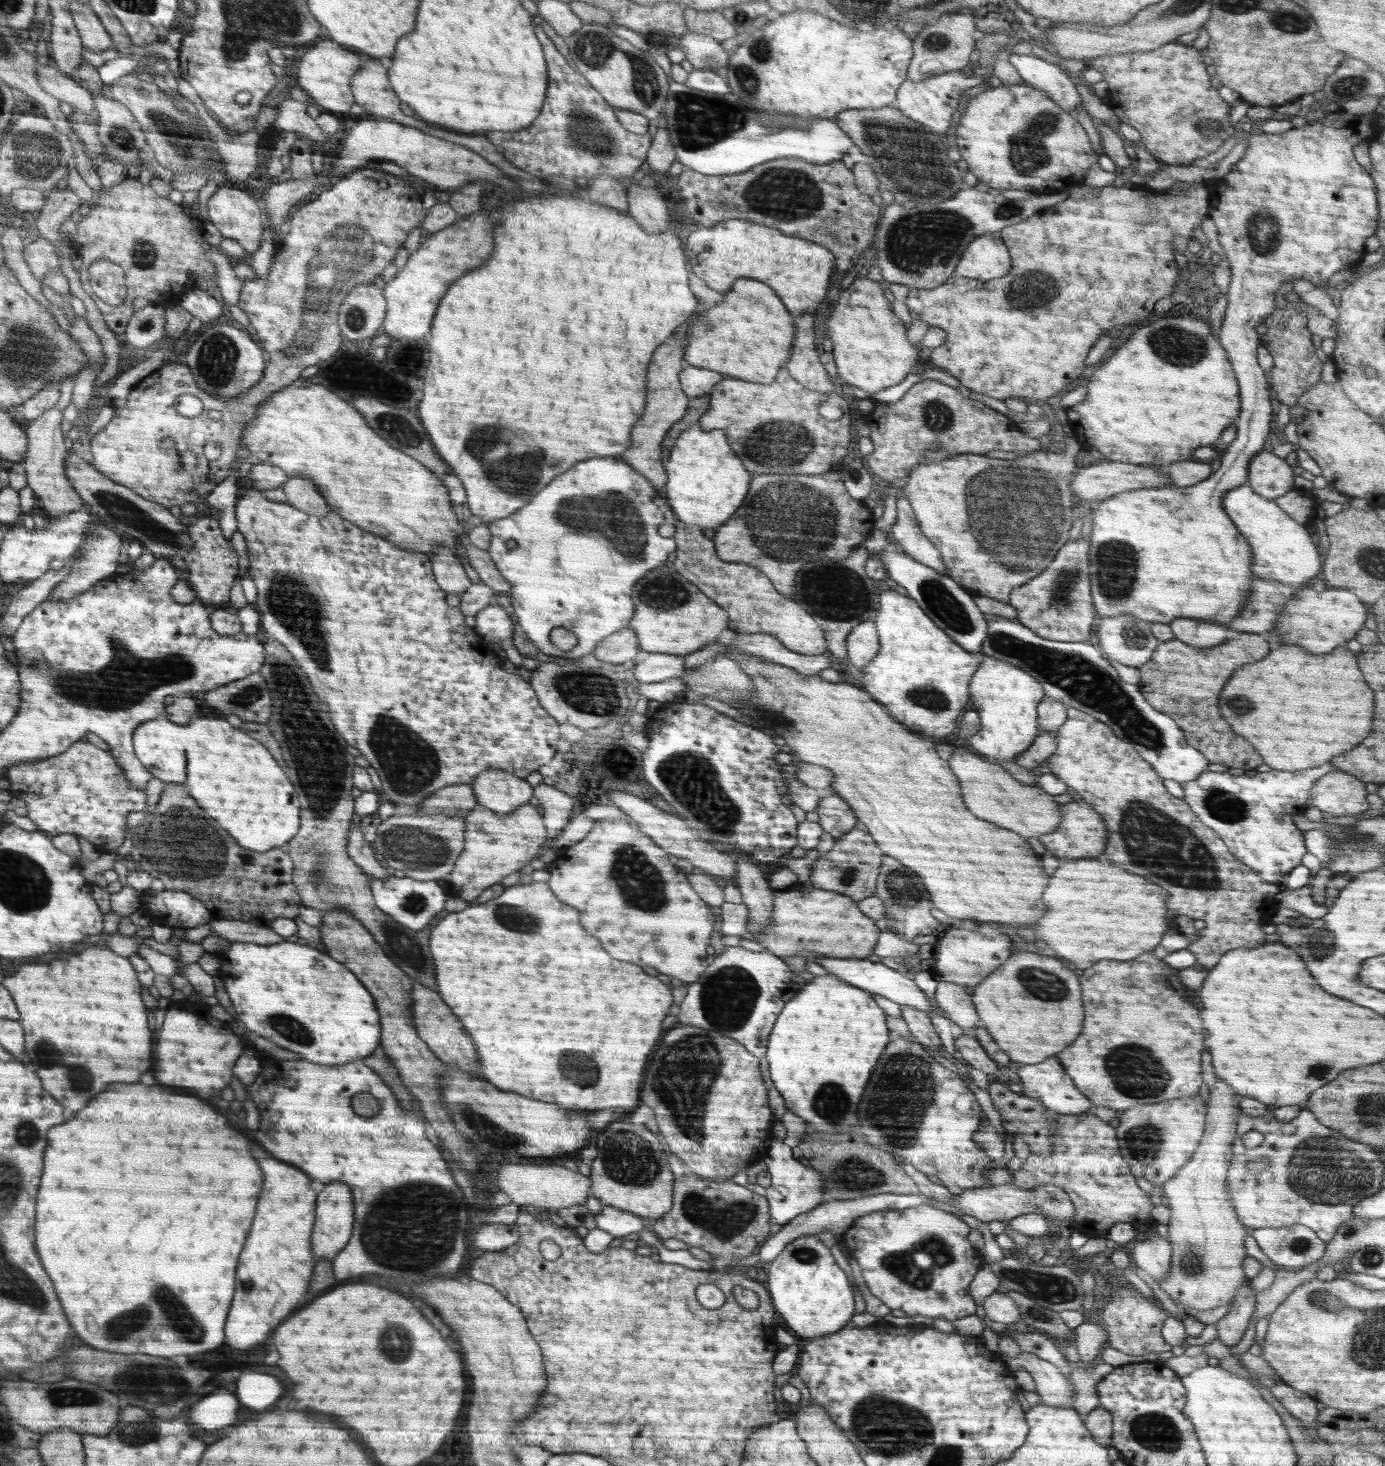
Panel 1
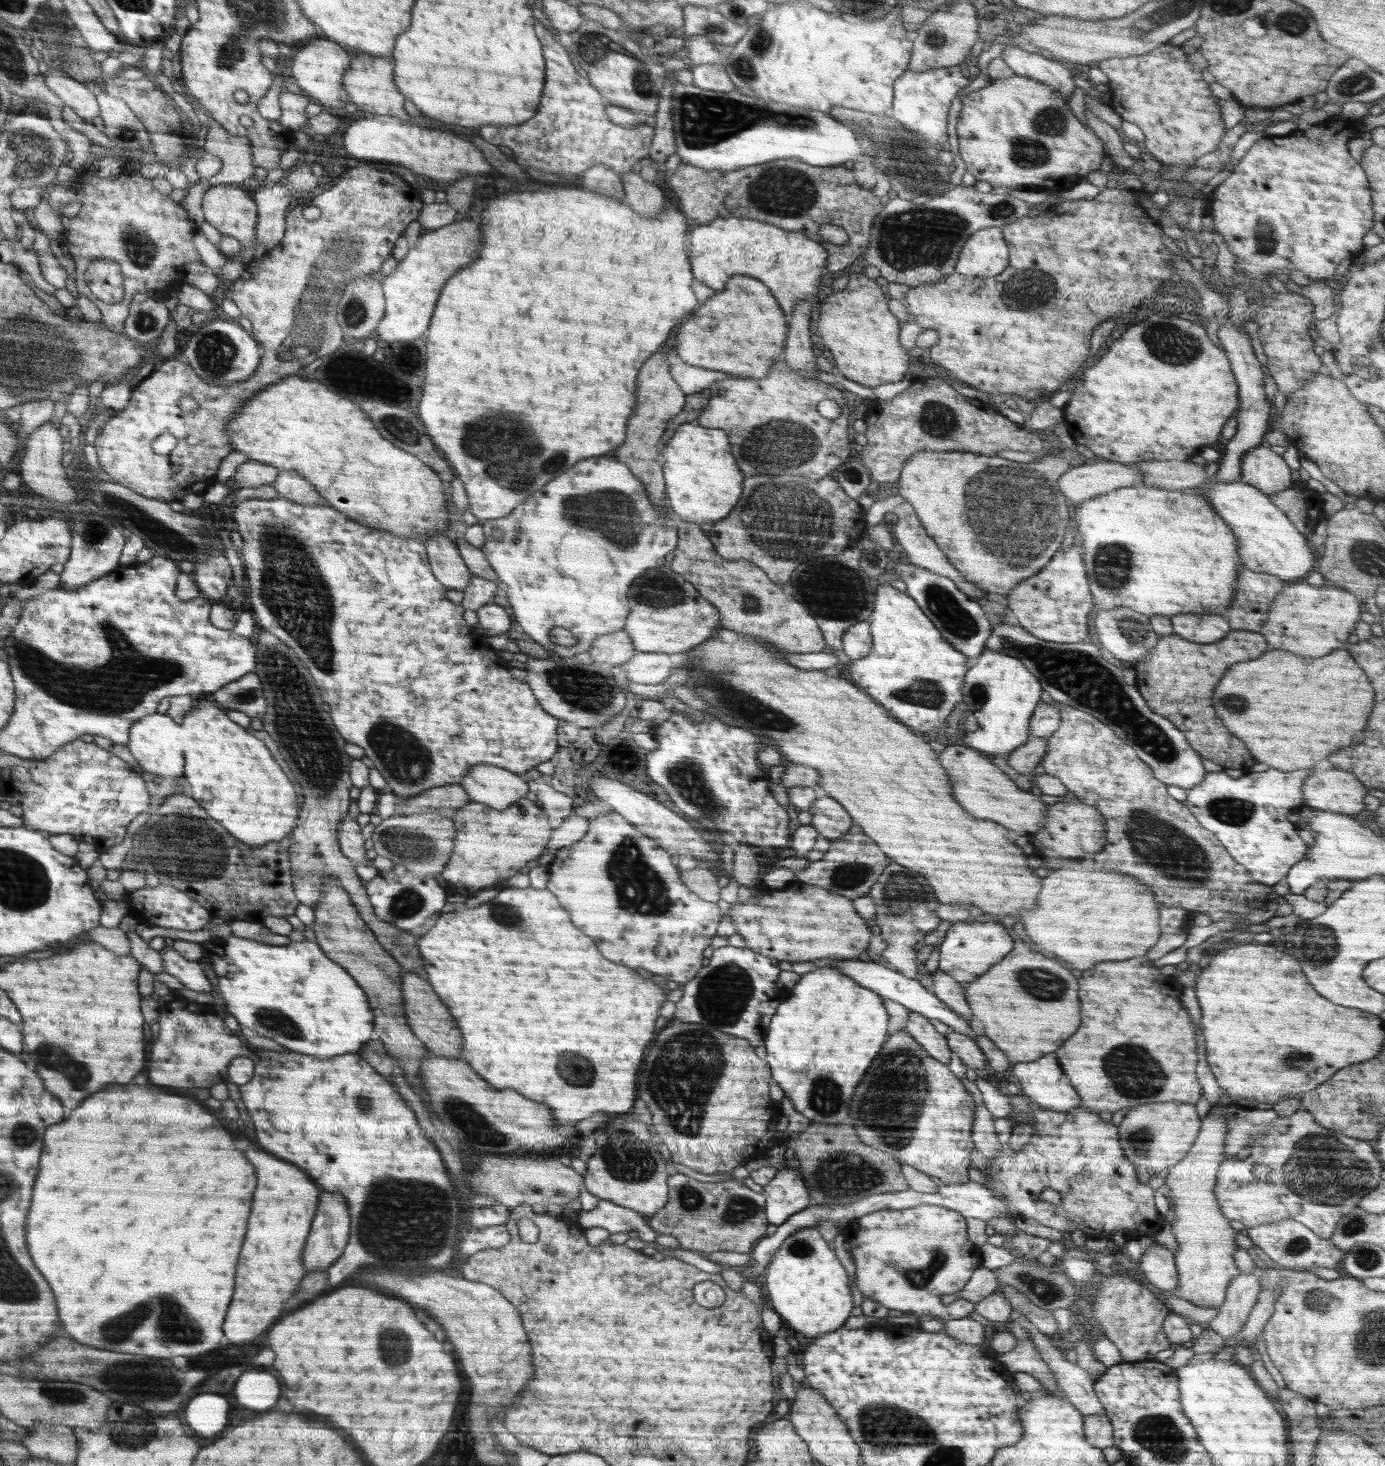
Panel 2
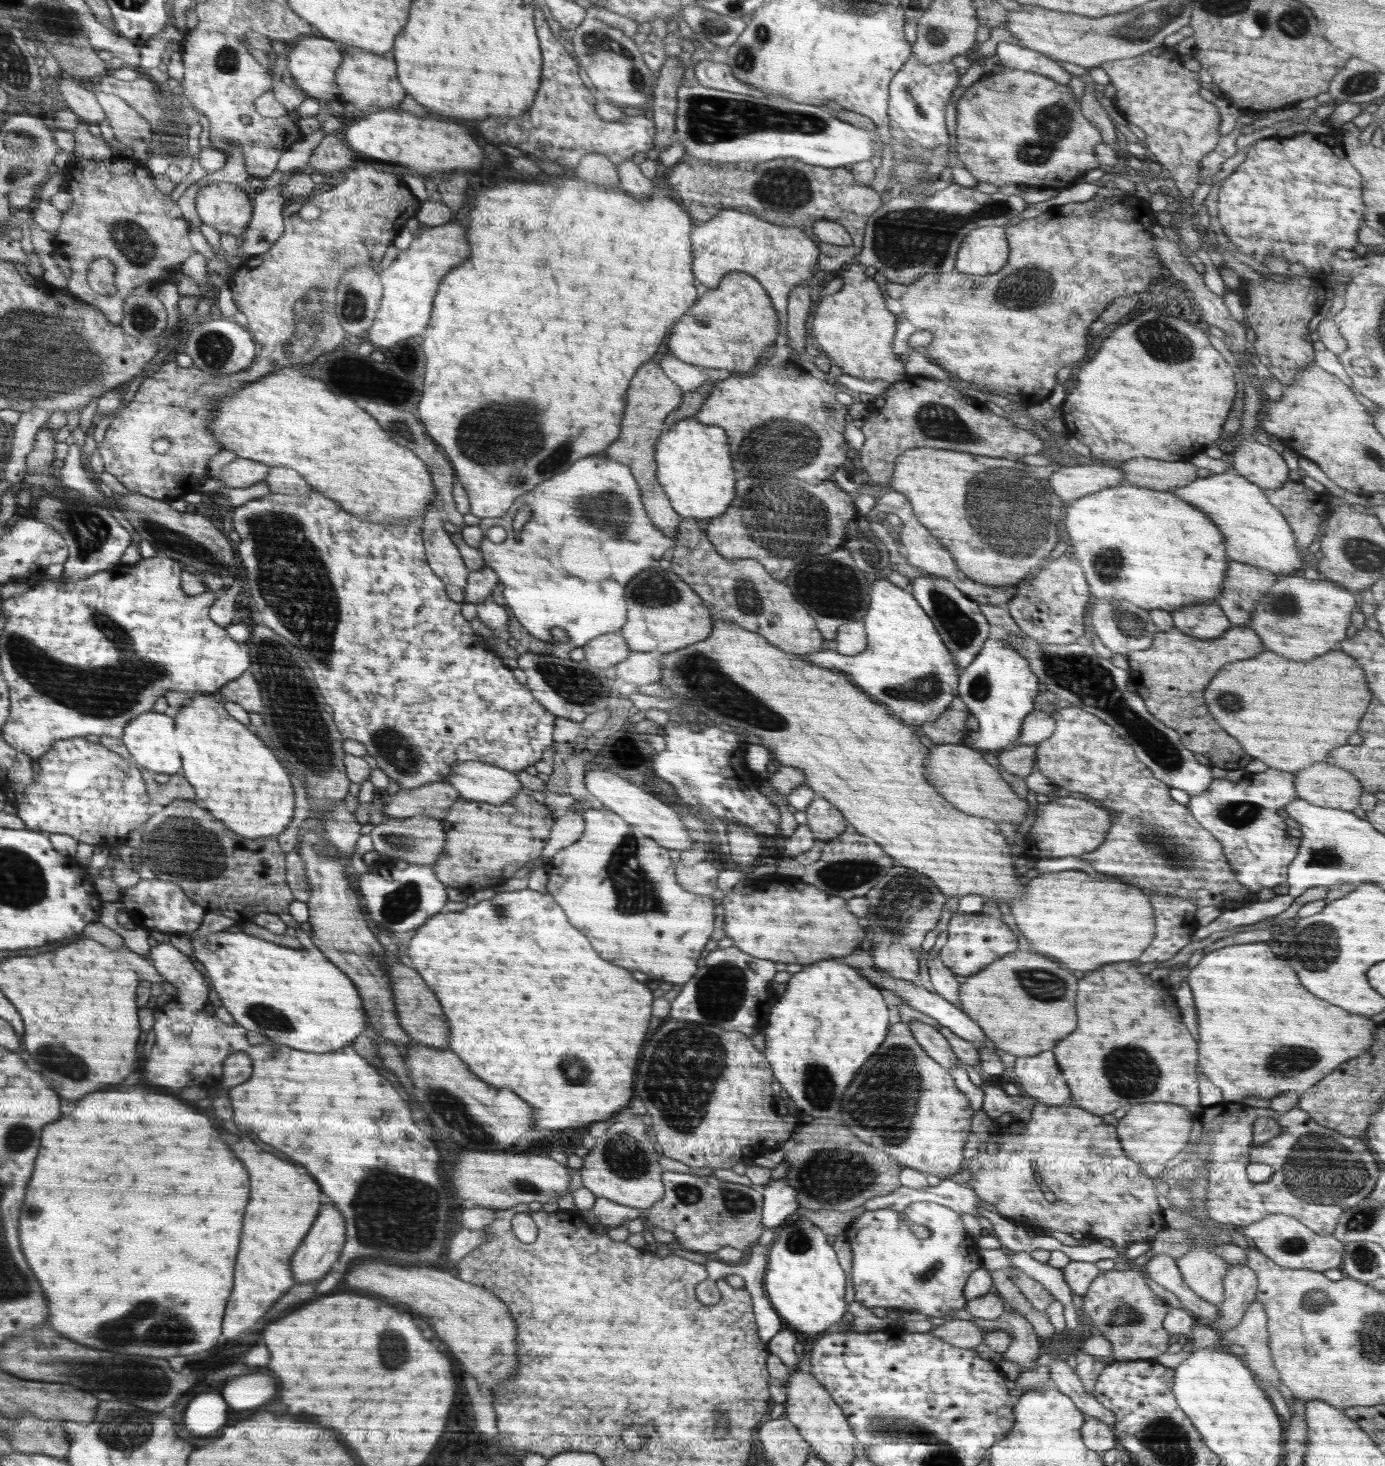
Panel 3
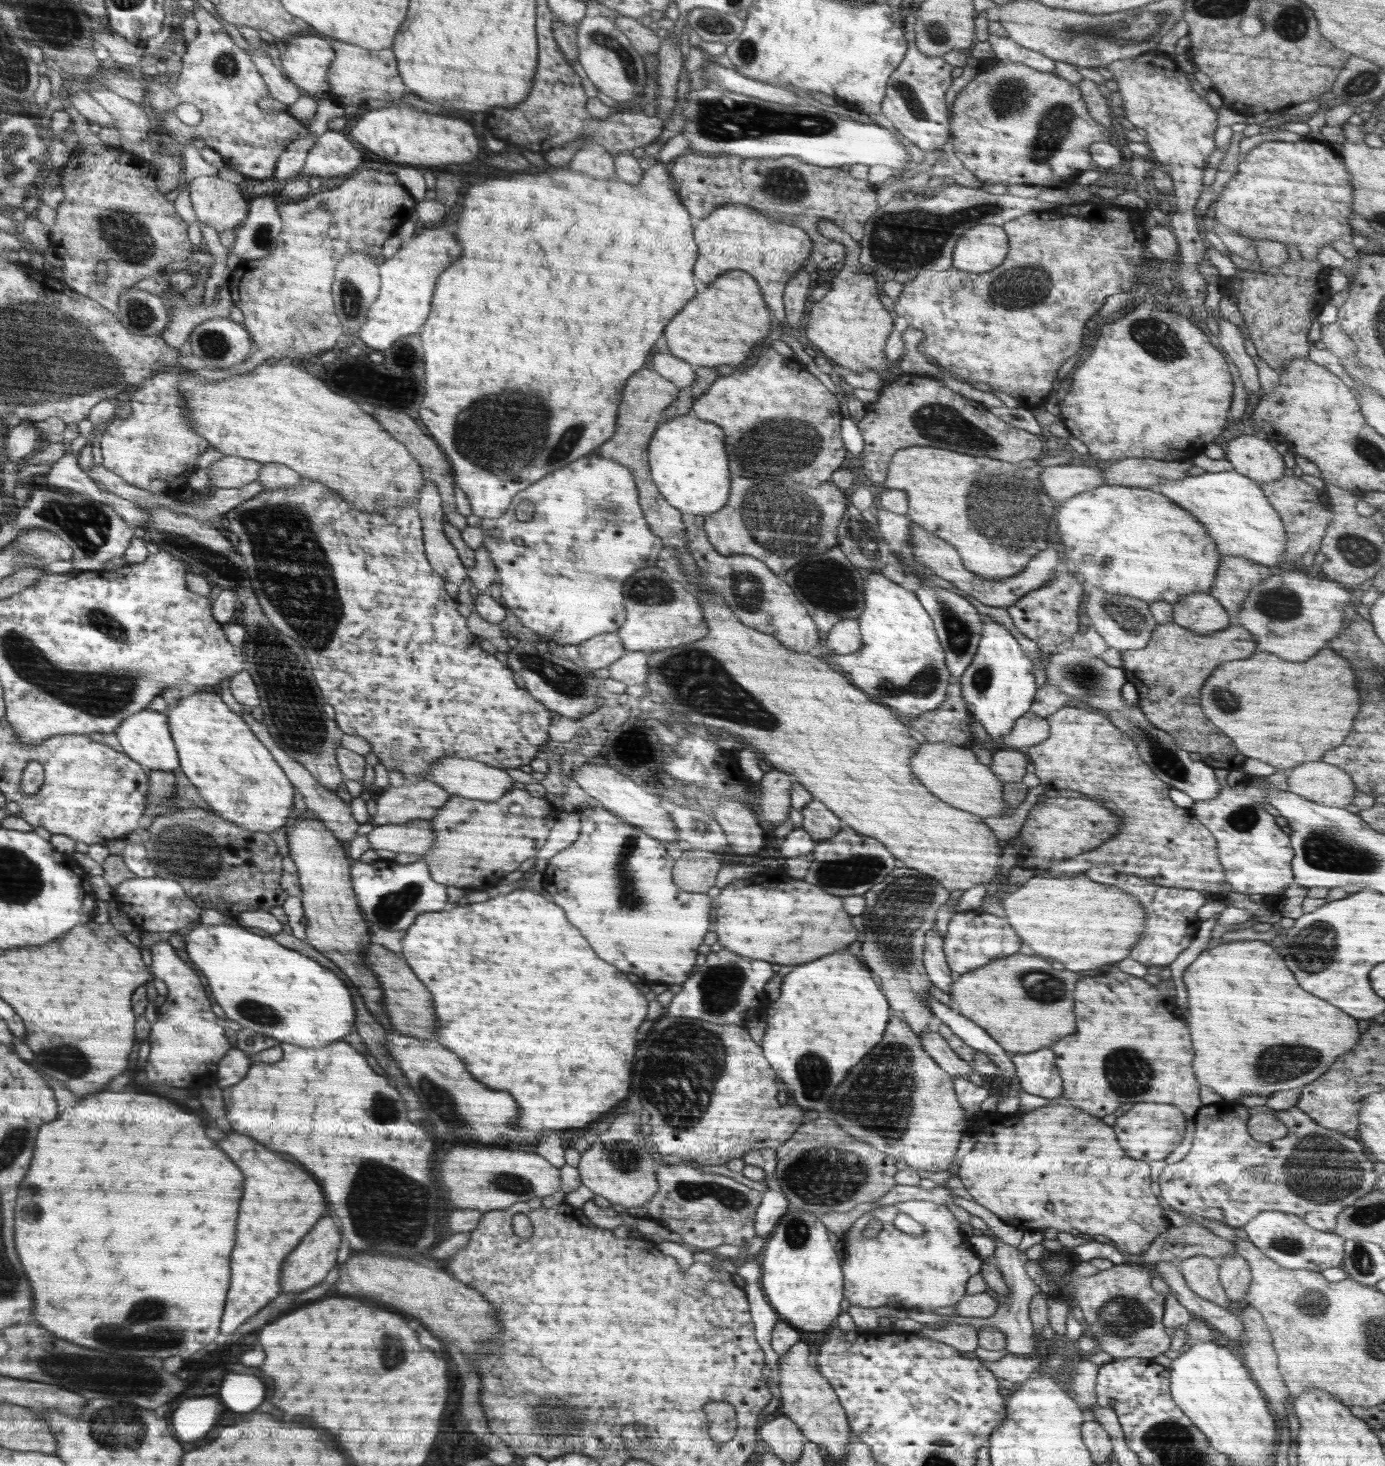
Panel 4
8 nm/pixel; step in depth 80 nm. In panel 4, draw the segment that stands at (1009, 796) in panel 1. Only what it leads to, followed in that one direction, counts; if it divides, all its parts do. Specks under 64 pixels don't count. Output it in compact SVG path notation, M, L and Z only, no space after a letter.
M925 742L919 745L911 758L912 774L931 794L959 810L977 814L980 818L1003 816L1006 806L1002 802L1003 784L998 776L982 764L968 746L956 746L951 742Z

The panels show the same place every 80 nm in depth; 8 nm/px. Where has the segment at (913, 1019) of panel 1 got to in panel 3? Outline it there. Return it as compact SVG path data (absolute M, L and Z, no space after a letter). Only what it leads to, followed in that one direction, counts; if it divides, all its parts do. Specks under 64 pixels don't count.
M915 1019L908 1023L912 1036L918 1042L918 1045L936 1062L939 1062L944 1068L949 1071L954 1067L963 1064L958 1063L958 1058L951 1050L949 1042L946 1037L932 1025L922 1023Z

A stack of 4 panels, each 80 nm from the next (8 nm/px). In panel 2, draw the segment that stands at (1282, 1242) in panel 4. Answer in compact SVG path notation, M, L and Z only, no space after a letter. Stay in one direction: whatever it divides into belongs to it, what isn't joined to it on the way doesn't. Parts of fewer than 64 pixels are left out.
M1290 1218L1280 1222L1261 1224L1244 1231L1244 1234L1258 1246L1271 1260L1284 1269L1294 1268L1335 1268L1343 1260L1346 1252L1338 1249L1330 1238L1320 1238L1301 1222Z

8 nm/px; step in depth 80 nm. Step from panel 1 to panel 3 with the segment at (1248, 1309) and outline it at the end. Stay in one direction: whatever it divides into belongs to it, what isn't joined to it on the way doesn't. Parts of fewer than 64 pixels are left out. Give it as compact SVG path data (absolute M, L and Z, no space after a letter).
M1230 1265L1224 1275L1224 1300L1219 1304L1220 1318L1209 1325L1223 1334L1236 1328L1242 1321L1246 1309L1255 1301L1256 1272L1247 1265Z

